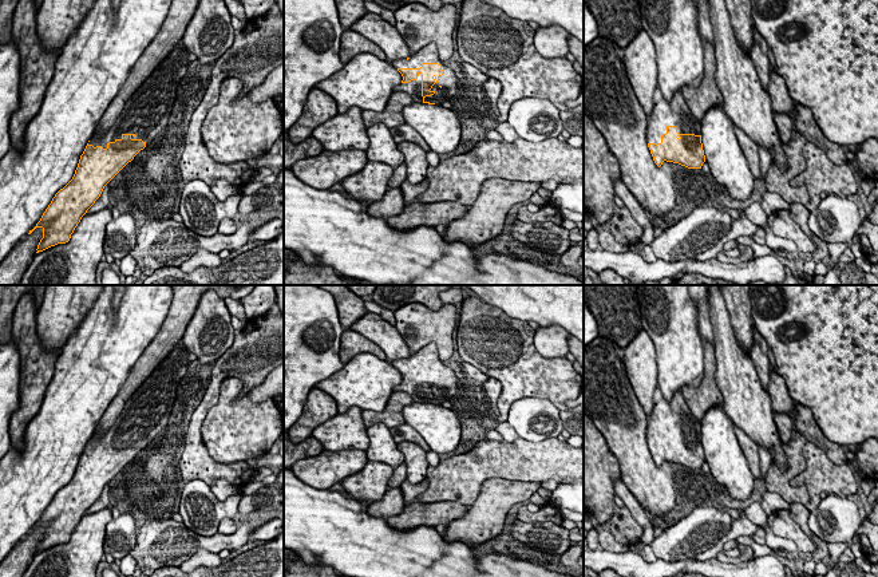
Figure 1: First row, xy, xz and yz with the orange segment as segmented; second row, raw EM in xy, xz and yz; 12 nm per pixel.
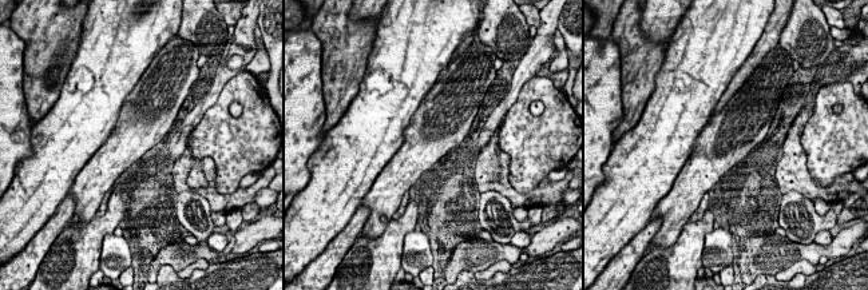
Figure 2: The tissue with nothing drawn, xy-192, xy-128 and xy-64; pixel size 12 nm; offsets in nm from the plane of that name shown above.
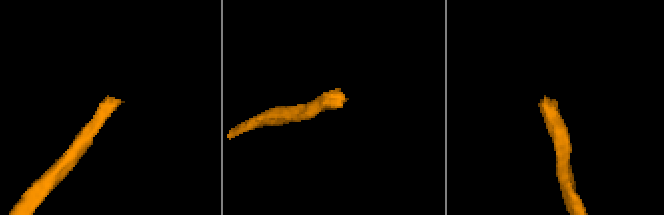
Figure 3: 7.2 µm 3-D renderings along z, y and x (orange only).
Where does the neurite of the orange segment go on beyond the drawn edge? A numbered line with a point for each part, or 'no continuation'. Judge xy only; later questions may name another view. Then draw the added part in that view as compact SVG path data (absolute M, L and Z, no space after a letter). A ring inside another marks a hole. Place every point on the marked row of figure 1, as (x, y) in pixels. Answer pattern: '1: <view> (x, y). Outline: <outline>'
1: xy (146, 113). Outline: M178 42L124 103L114 125L99 135L94 134L88 145L107 149L110 142L130 134L131 139L142 139L147 146L169 122L177 88L191 64L189 55L183 42Z

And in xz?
1: xz (449, 80). Outline: M434 42L412 54L408 60L399 59L392 60L391 63L395 68L420 68L423 63L438 63L442 66L444 74L439 76L439 80L430 90L435 94L426 96L424 102L440 106L442 103L451 100L456 94L458 87L463 83L463 80L455 75L455 71L444 66L439 59L439 51Z

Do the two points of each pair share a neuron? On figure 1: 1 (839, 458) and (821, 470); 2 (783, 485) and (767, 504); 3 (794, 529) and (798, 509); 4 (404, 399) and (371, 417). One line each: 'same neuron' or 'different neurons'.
1: different neurons
2: different neurons
3: different neurons
4: same neuron

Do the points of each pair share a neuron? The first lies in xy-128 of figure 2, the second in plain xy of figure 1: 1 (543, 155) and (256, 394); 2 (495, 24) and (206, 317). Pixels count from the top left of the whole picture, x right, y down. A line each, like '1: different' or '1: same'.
1: different
2: same

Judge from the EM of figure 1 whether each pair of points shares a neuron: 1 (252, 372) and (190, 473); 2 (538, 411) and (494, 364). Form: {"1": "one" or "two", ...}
{"1": "one", "2": "two"}

